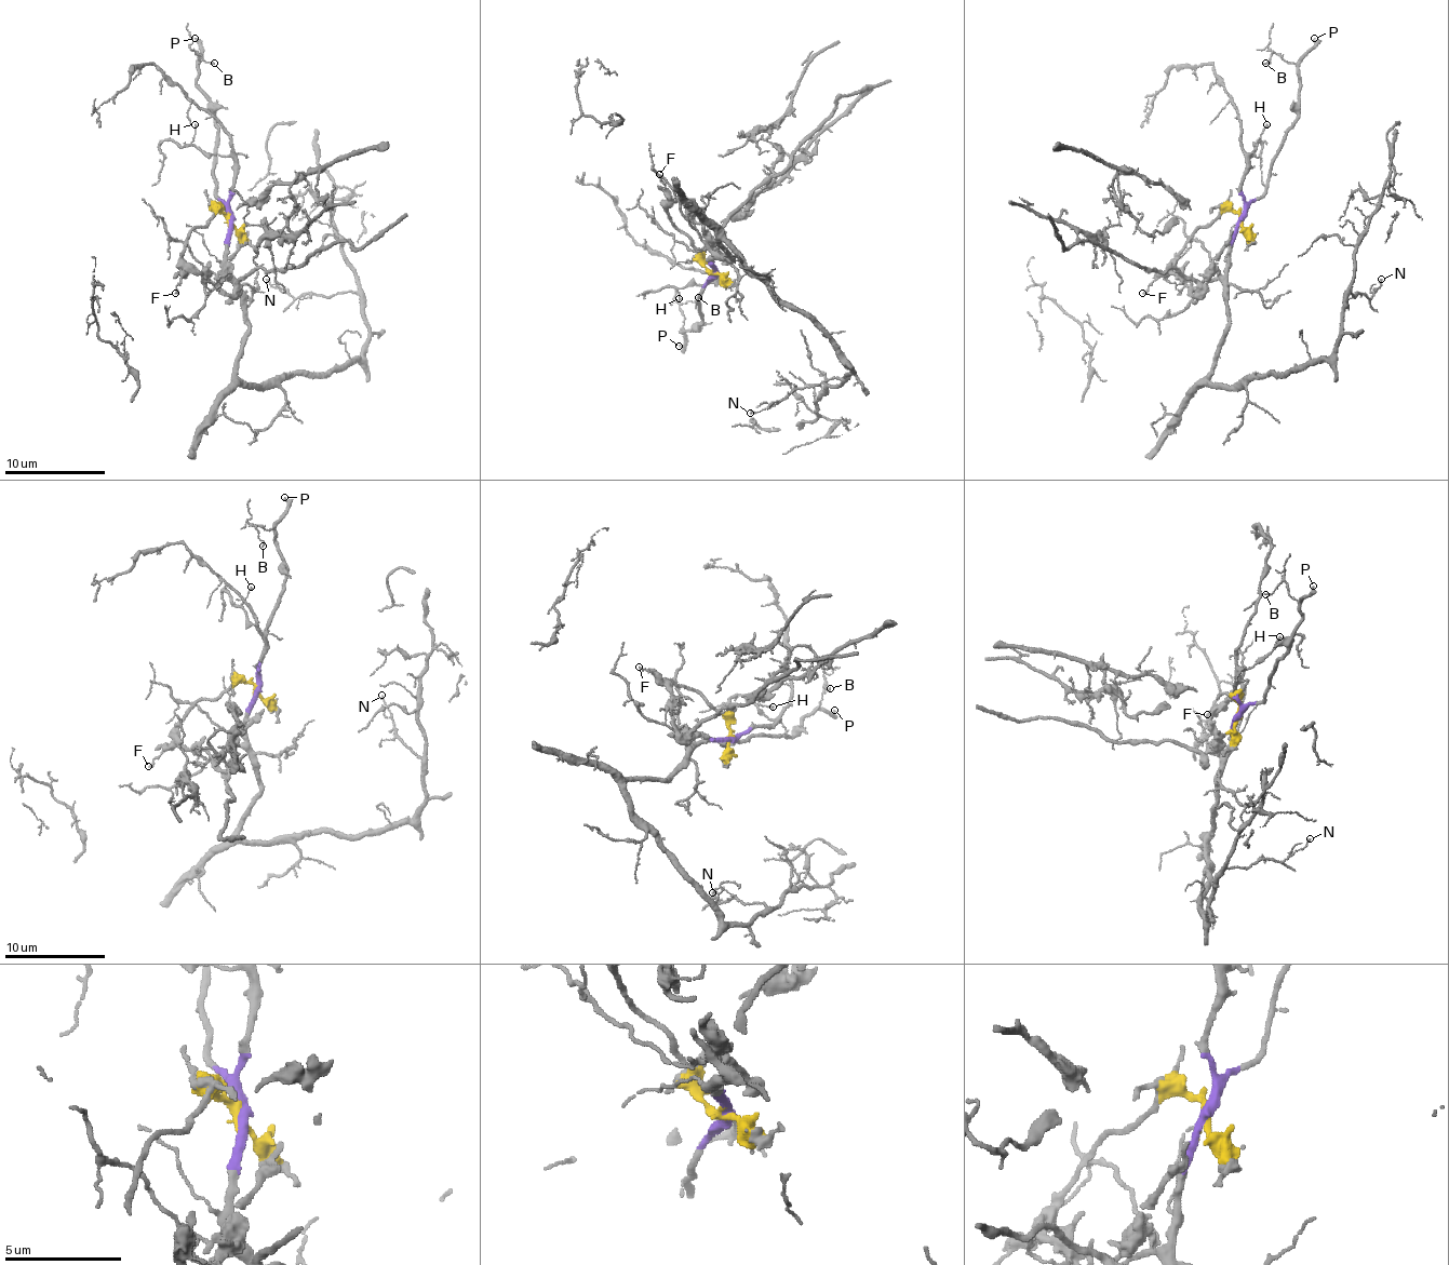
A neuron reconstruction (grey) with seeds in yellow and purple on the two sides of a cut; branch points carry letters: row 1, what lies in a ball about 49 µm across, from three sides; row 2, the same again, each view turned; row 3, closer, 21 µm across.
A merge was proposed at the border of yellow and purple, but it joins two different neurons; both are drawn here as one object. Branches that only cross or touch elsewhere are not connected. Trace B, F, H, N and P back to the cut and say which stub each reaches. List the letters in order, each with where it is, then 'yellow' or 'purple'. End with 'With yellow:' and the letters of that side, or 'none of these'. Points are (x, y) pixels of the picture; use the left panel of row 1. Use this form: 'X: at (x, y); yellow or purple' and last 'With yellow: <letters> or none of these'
B: at (214, 63); purple
F: at (175, 293); yellow
H: at (195, 124); purple
N: at (266, 279); purple
P: at (195, 38); purple
With yellow: F

